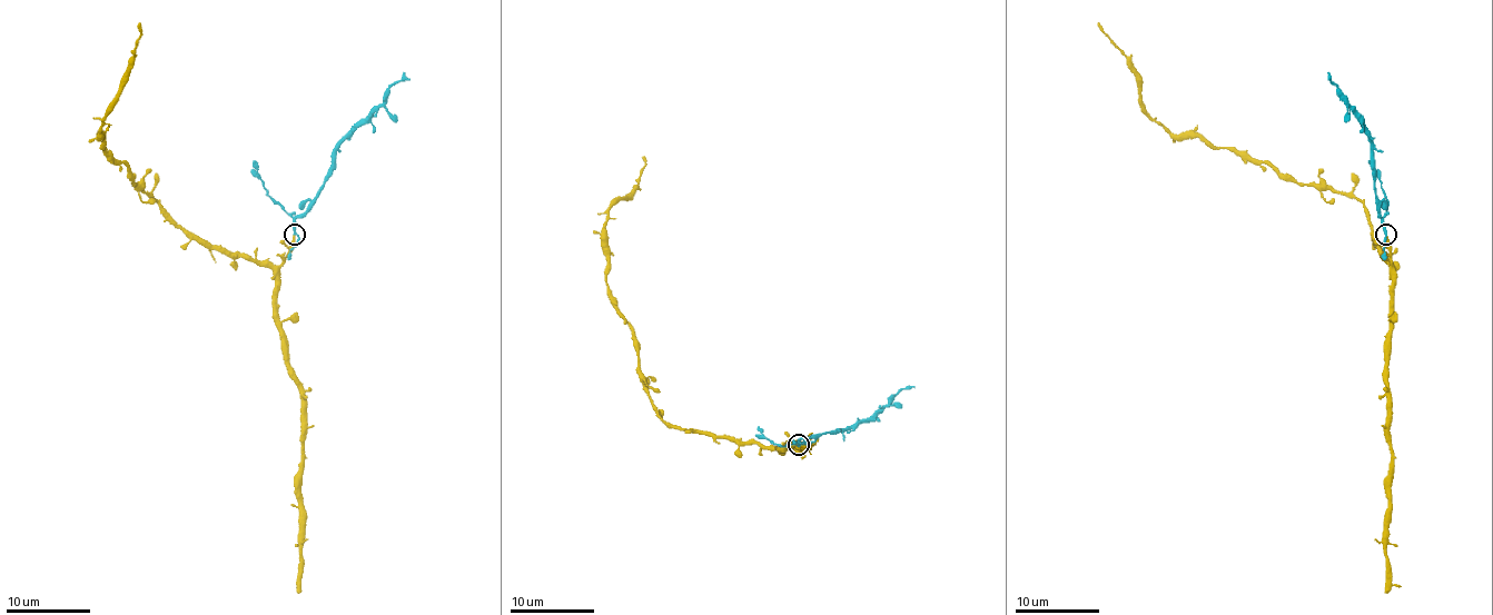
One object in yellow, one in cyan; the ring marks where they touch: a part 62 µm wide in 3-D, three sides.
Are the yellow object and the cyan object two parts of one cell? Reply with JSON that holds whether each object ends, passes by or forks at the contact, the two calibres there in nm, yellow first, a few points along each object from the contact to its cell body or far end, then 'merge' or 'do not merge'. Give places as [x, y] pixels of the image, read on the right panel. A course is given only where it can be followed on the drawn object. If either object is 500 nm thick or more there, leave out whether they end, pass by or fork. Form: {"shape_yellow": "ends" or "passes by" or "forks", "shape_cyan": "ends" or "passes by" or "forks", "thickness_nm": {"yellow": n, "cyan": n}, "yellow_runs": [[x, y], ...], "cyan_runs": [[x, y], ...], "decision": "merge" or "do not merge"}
{"shape_yellow": "ends", "shape_cyan": "passes by", "thickness_nm": {"yellow": 220, "cyan": 200}, "yellow_runs": [[1385, 234], [1392, 265], [1356, 198], [1285, 181], [1198, 137], [1174, 137], [1146, 111], [1131, 61], [1097, 23]], "cyan_runs": [[1385, 234], [1375, 196], [1373, 139], [1364, 128], [1364, 120], [1328, 78]], "decision": "merge"}

